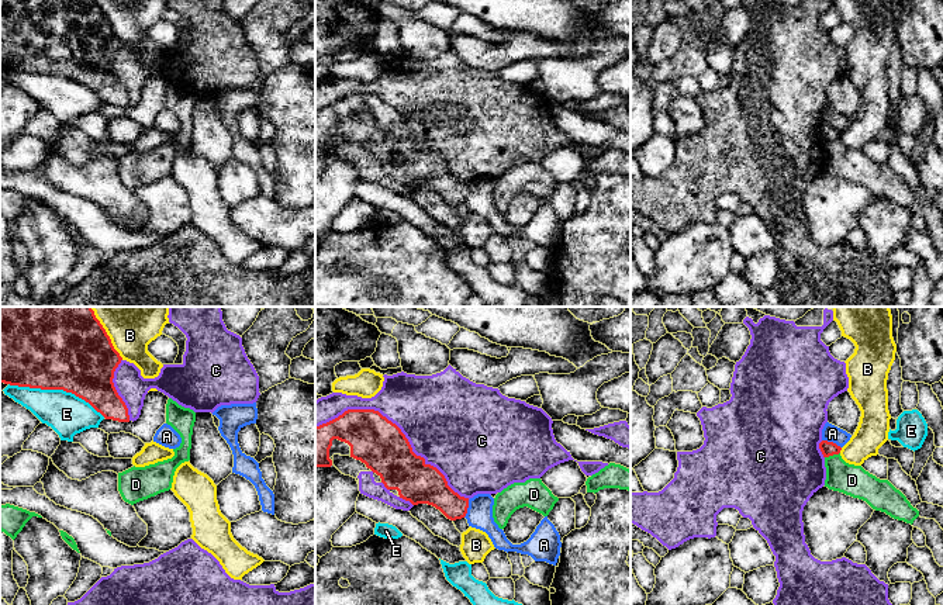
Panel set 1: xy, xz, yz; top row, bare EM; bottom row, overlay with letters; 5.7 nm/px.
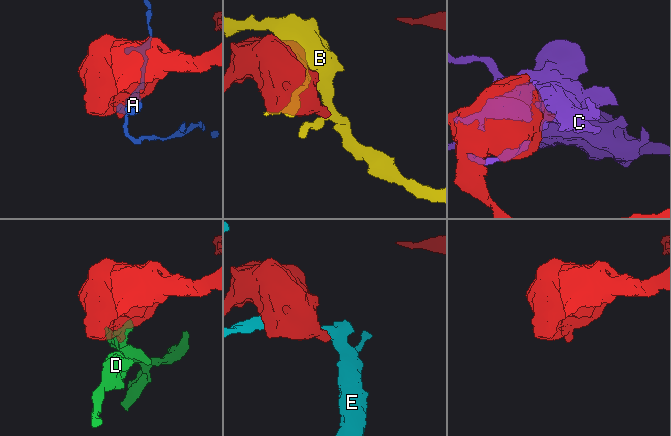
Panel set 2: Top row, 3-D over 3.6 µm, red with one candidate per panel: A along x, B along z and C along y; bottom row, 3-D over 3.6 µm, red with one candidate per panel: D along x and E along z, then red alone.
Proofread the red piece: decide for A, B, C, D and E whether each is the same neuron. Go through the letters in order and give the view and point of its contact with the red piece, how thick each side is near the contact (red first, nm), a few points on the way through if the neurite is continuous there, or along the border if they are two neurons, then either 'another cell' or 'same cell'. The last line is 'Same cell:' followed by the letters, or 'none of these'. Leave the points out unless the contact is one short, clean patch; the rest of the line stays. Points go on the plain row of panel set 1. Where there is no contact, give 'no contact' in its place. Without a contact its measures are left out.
A: contact yz (832, 127); calibres 80 and 100 nm; border yz (822, 124), (832, 125), (840, 132); another cell
B: contact xy (109, 23); calibres 440 and 220 nm; another cell
C: contact xz (400, 114); calibres 280 and 480 nm; another cell
D: contact yz (832, 139); calibres 80 and 180 nm; border yz (839, 137), (825, 142); another cell
E: contact xy (57, 73); calibres 440 and 240 nm; another cell
Same cell: none of these

